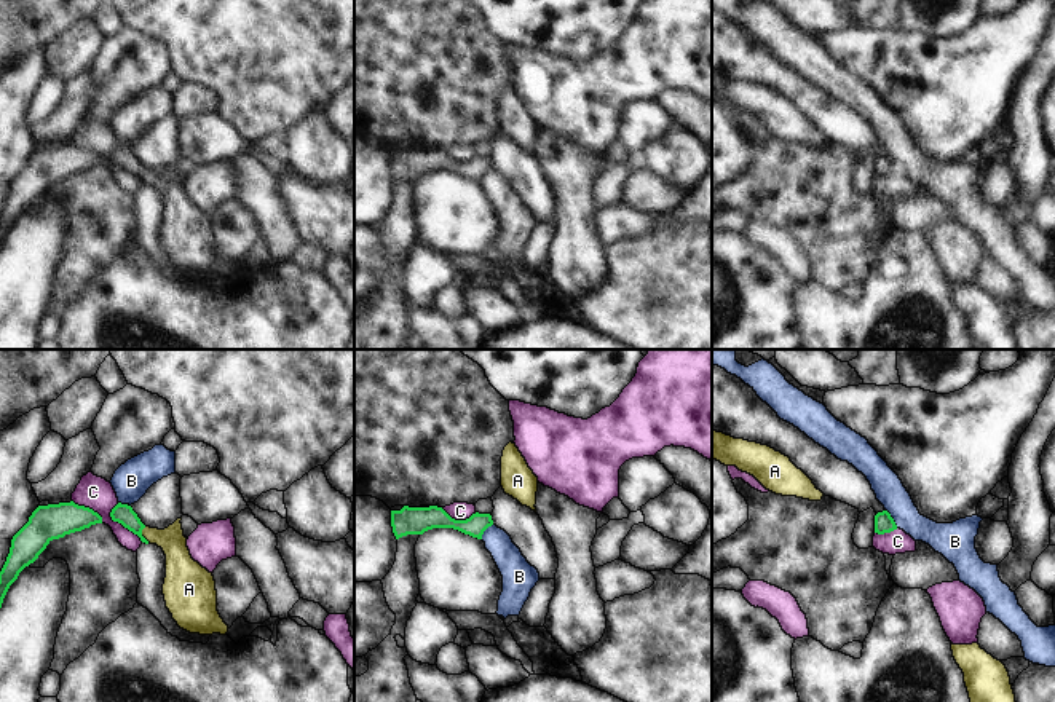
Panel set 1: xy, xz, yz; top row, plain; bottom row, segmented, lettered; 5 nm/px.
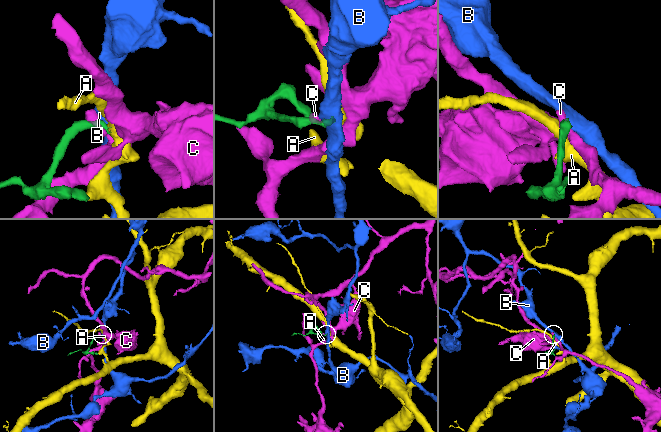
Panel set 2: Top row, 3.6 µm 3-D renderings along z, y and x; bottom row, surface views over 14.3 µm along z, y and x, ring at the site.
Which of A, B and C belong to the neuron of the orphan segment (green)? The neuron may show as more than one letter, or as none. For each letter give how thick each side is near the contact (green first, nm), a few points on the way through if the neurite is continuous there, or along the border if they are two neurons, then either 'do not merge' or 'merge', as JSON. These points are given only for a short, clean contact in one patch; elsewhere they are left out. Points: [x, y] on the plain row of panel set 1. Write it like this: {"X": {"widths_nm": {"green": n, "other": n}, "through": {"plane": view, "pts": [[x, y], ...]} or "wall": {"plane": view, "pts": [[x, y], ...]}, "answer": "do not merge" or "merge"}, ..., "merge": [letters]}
{"A": {"widths_nm": {"green": 100, "other": 140}, "through": {"plane": "xy", "pts": [[123, 157], [141, 177], [158, 179], [179, 208]]}, "answer": "merge"}, "B": {"widths_nm": {"green": 100, "other": 150}, "wall": {"plane": "yz", "pts": [[886, 152], [897, 169]]}, "answer": "do not merge"}, "C": {"widths_nm": {"green": 100, "other": 170}, "wall": {"plane": "xy", "pts": [[117, 145], [110, 160], [142, 184]]}, "answer": "do not merge"}, "merge": ["A"]}

